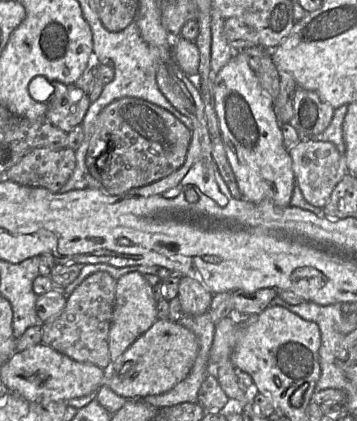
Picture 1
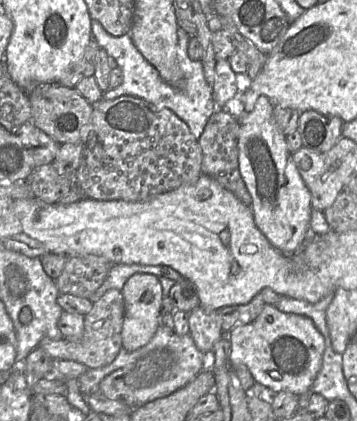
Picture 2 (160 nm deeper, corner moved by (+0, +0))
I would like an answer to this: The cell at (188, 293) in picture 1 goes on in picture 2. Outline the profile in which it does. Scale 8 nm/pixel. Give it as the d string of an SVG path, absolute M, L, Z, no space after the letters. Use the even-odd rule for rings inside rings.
M199 306L189 317L190 335L203 353L213 351L216 342L223 336L222 319L219 311L206 311Z

